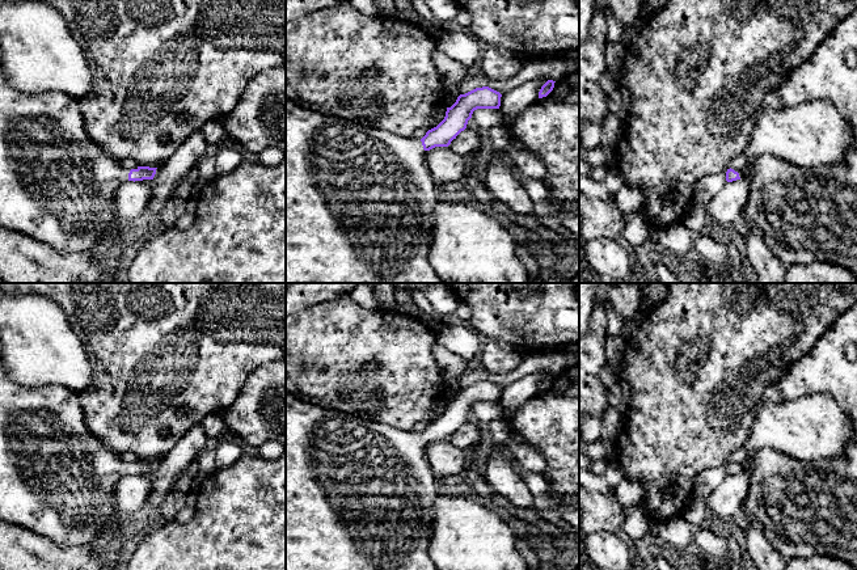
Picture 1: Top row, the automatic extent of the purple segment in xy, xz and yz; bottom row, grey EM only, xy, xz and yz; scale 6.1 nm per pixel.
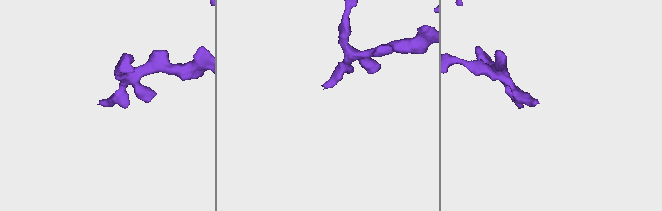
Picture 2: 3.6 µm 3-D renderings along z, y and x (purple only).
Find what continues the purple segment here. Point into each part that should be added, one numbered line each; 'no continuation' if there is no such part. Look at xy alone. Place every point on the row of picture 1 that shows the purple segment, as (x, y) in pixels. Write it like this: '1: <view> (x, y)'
1: xy (57, 185)

